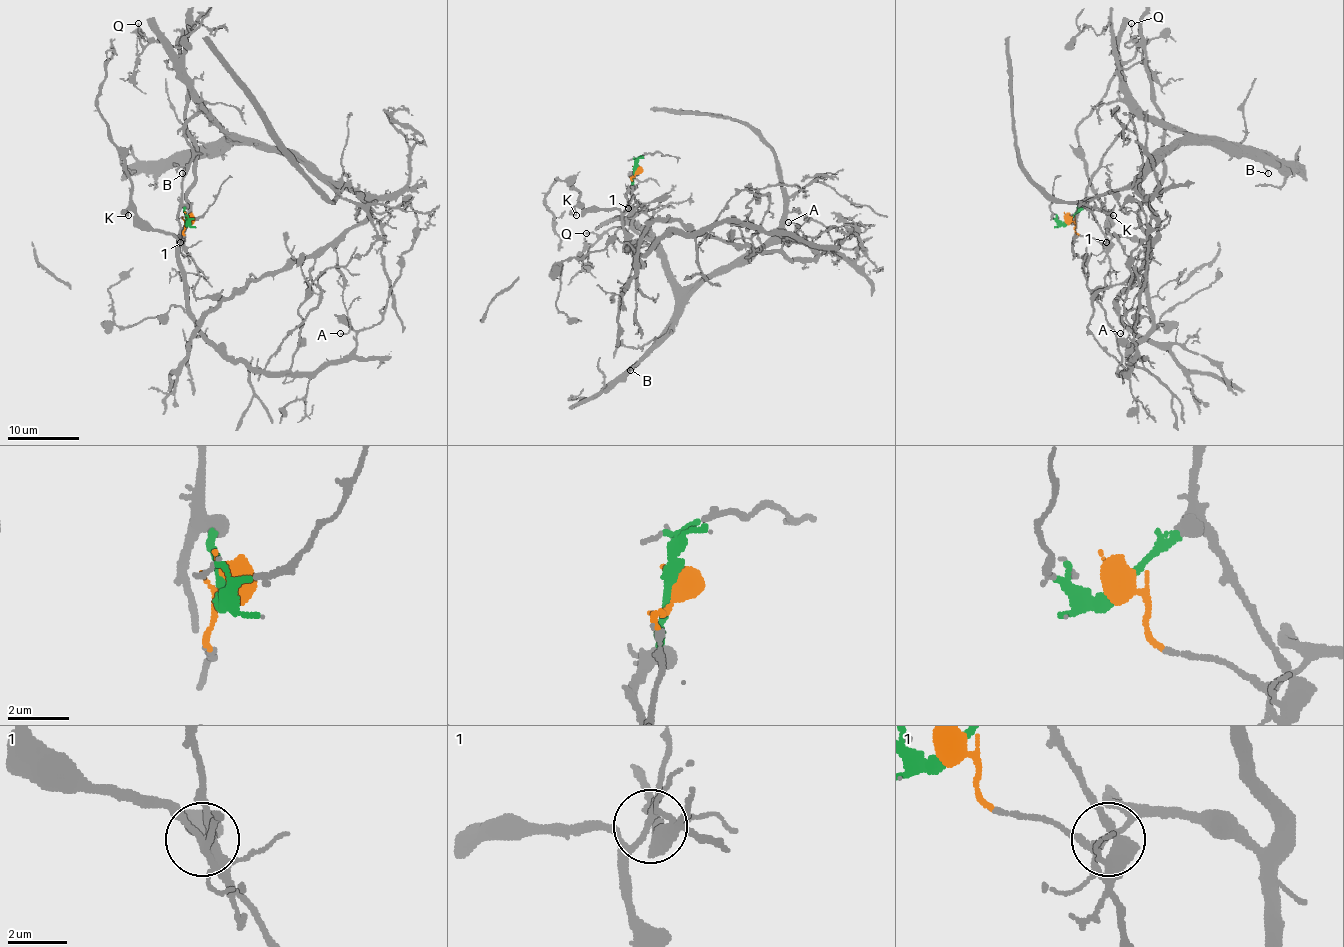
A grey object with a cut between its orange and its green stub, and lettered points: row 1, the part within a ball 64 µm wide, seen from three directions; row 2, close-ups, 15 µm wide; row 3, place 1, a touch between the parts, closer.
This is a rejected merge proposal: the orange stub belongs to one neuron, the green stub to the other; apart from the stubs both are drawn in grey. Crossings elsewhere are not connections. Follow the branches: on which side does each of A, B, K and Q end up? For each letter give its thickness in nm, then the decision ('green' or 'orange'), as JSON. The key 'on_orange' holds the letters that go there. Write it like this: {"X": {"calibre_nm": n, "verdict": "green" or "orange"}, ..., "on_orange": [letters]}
{"A": {"calibre_nm": 100, "verdict": "green"}, "B": {"calibre_nm": 150, "verdict": "green"}, "K": {"calibre_nm": 440, "verdict": "orange"}, "Q": {"calibre_nm": 110, "verdict": "orange"}, "on_orange": ["K", "Q"]}

